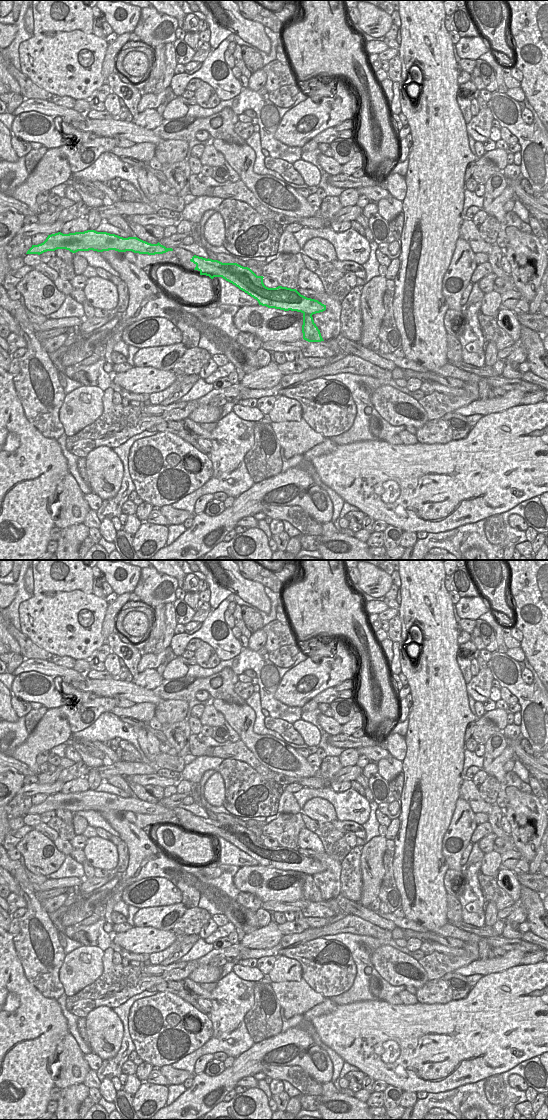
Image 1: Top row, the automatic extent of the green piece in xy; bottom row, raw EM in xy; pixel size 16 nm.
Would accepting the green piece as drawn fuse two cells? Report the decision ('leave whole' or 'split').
split

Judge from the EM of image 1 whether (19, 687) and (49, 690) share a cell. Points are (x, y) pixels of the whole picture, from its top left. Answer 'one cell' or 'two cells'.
one cell

